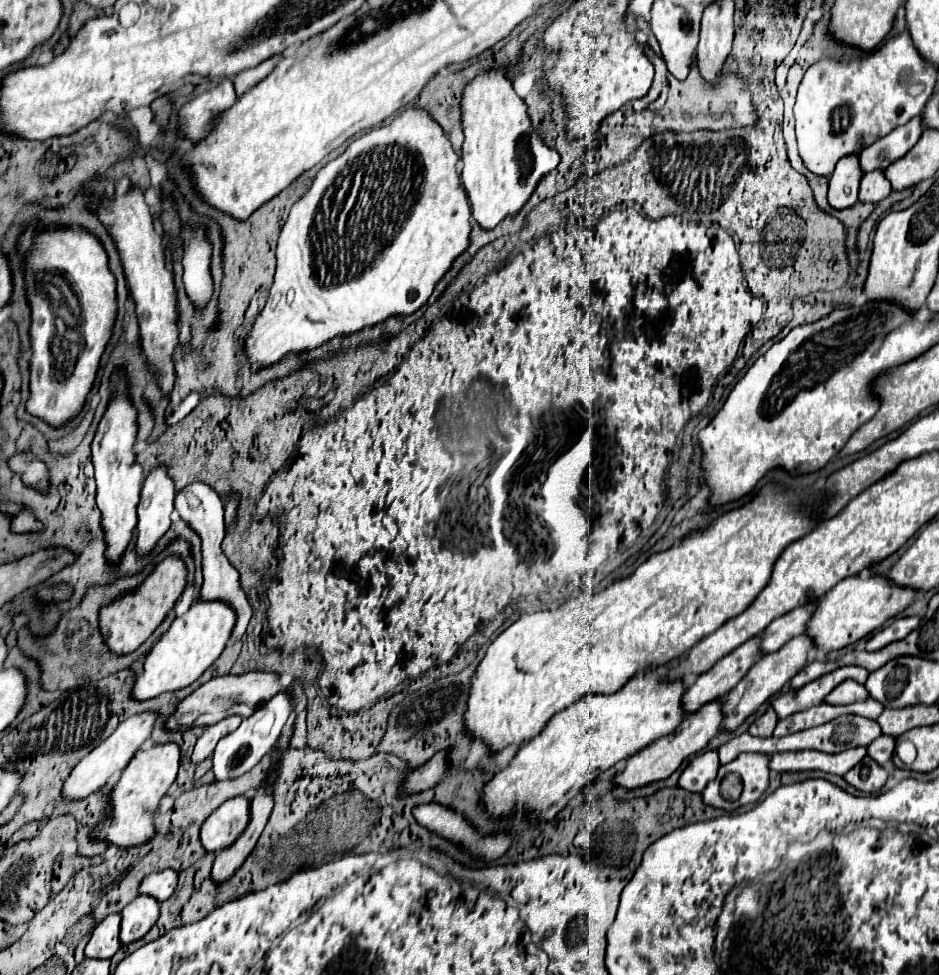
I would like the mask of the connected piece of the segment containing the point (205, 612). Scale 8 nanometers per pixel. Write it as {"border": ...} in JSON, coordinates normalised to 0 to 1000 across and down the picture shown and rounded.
{"border":[[[210,615],[195,632],[186,634],[182,644],[161,665],[154,675],[154,687],[144,699],[142,716],[159,718],[174,710],[184,710],[208,699],[240,667],[240,661],[250,642],[250,626],[242,617],[214,617]]]}

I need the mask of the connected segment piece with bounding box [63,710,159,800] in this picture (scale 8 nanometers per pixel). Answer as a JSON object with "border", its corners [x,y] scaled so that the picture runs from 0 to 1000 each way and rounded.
{"border":[[[154,728],[148,730],[140,736],[135,736],[131,743],[127,743],[127,747],[112,759],[108,761],[99,771],[95,771],[73,794],[73,798],[67,804],[67,816],[73,821],[84,821],[84,818],[93,818],[95,814],[99,814],[101,810],[114,806],[116,802],[120,802],[118,798],[122,798],[125,794],[129,794],[135,786],[135,782],[144,775],[144,771],[150,767],[150,763],[161,757],[161,751],[165,747],[169,732],[165,728]]]}

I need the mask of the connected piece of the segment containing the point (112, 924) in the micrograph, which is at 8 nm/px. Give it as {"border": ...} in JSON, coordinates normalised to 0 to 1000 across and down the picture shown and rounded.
{"border":[[[116,937],[108,948],[101,950],[97,964],[91,972],[91,978],[95,983],[118,983],[127,972],[127,946],[129,946],[129,937]]]}

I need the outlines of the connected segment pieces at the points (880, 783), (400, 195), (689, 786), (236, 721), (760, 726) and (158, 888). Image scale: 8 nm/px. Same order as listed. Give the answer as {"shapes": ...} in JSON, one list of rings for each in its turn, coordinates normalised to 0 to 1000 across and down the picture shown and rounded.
{"shapes":[[[[919,777],[915,784],[911,784],[900,796],[898,796],[904,804],[908,804],[913,810],[919,812],[934,812],[942,806],[945,800],[945,790],[932,782],[928,782],[928,777]]],[[[436,111],[429,117],[425,117],[416,127],[397,131],[395,135],[376,144],[372,148],[372,152],[361,162],[353,164],[350,168],[346,168],[338,176],[329,197],[310,213],[308,224],[306,224],[306,228],[299,236],[299,242],[297,242],[293,289],[289,293],[289,302],[286,302],[282,316],[276,320],[272,334],[269,334],[267,343],[263,345],[263,363],[265,363],[265,369],[269,373],[269,379],[276,379],[280,375],[295,371],[308,359],[312,359],[312,361],[331,359],[331,357],[338,357],[344,351],[353,349],[359,343],[374,343],[378,338],[384,338],[387,334],[397,334],[397,332],[401,332],[414,324],[421,324],[421,322],[427,322],[427,324],[440,322],[442,318],[446,318],[455,310],[455,306],[459,304],[468,285],[480,275],[482,267],[499,252],[502,211],[499,211],[497,199],[489,187],[487,166],[489,166],[489,160],[485,158],[478,142],[472,137],[472,131],[463,123],[459,123],[459,119],[453,113],[438,113]]],[[[753,769],[744,775],[740,775],[732,788],[727,790],[723,798],[723,806],[734,812],[747,812],[764,794],[766,788],[766,775],[764,769]]],[[[244,734],[244,736],[235,738],[235,741],[231,741],[231,743],[220,745],[220,749],[214,753],[214,757],[208,763],[208,769],[206,769],[206,775],[203,775],[206,784],[212,784],[214,779],[218,779],[227,771],[231,759],[237,757],[240,753],[248,751],[257,743],[257,738],[259,738],[257,734]]],[[[819,724],[817,726],[817,730],[813,732],[813,734],[808,734],[800,745],[798,745],[798,751],[802,753],[802,755],[821,755],[823,753],[823,749],[825,749],[825,743],[827,743],[827,732],[825,732],[825,728]]],[[[171,892],[165,896],[159,896],[152,905],[150,905],[150,917],[163,919],[169,925],[182,921],[182,917],[186,915],[186,909],[191,905],[191,894],[186,892]]]]}

